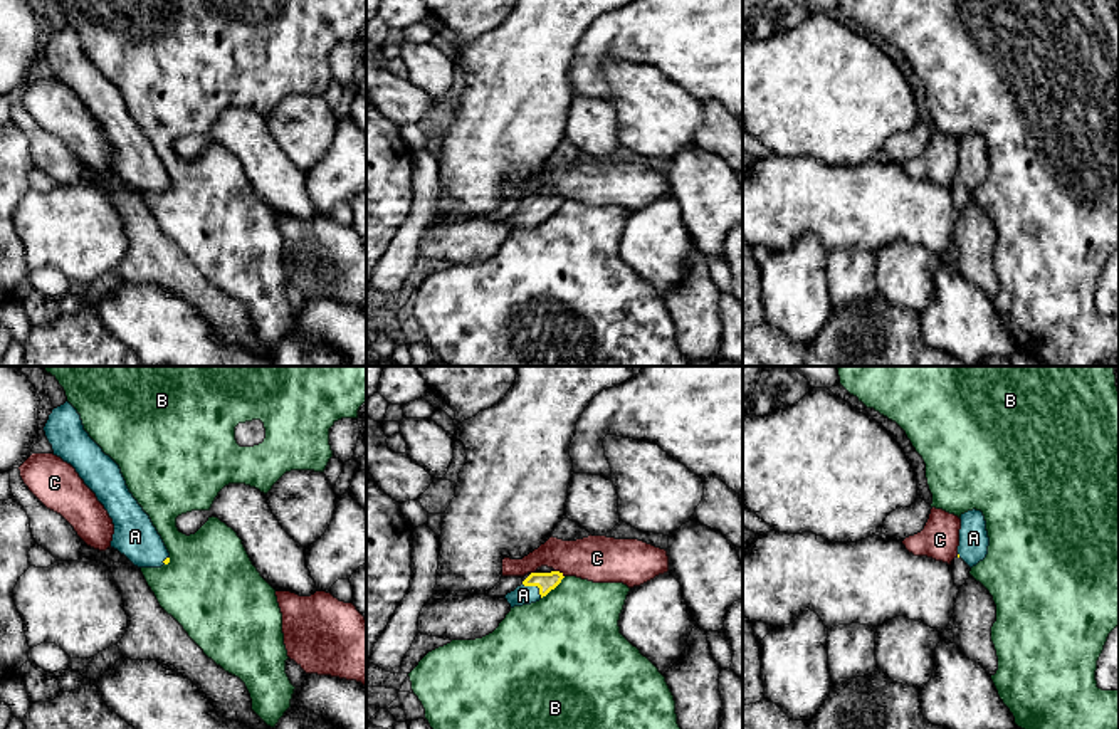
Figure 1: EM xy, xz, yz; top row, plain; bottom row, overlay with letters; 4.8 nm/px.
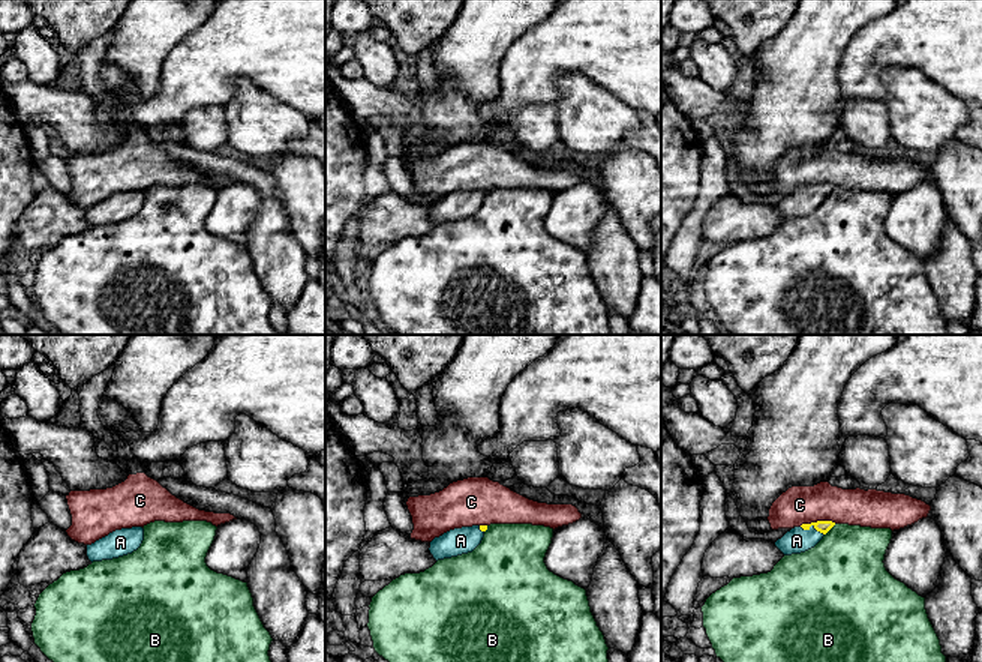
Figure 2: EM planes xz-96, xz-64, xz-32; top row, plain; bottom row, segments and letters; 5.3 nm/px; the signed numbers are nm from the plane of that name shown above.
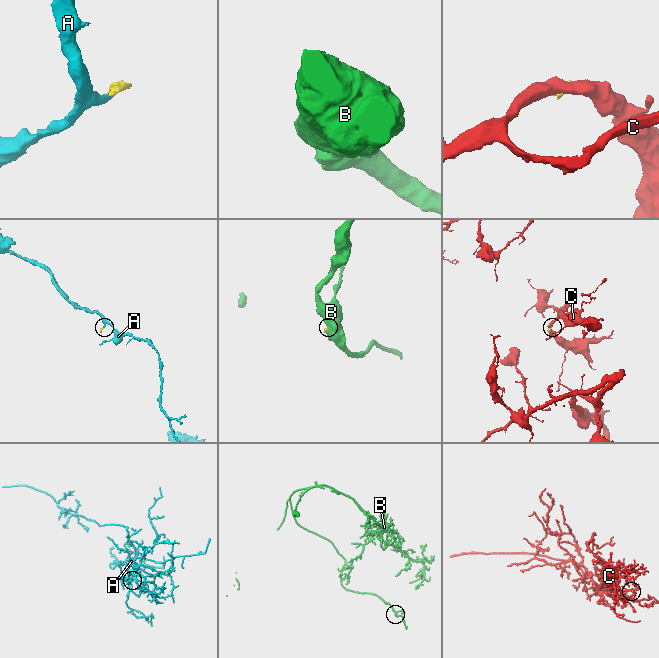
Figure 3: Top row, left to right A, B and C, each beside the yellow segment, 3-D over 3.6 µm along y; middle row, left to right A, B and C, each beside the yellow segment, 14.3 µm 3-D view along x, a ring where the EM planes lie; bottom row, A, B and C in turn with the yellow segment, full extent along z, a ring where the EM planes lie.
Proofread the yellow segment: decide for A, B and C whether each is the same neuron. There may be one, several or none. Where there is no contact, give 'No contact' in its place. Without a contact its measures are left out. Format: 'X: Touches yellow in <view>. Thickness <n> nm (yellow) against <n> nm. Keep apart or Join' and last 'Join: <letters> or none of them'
A: Touches yellow in xz. Thickness 90 nm (yellow) against 100 nm. Join
B: Touches yellow in xz. Thickness 90 nm (yellow) against 460 nm. Keep apart
C: Touches yellow in xz. Thickness 90 nm (yellow) against 220 nm. Keep apart
Join: A

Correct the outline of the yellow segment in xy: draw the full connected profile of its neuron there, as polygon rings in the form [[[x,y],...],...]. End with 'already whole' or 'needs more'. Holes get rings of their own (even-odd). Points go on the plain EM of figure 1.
[[[66,25],[44,50],[54,79],[71,87],[96,118],[114,148],[111,171],[138,191],[161,191],[170,176],[150,139],[129,116],[119,89],[84,54],[81,39]]] | needs more

